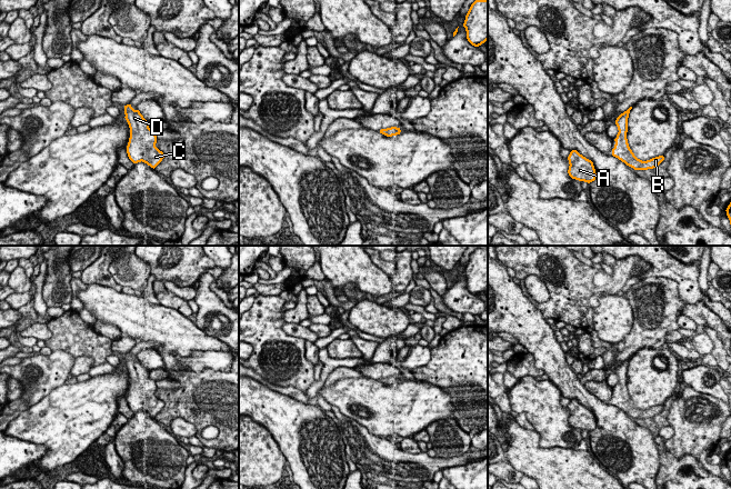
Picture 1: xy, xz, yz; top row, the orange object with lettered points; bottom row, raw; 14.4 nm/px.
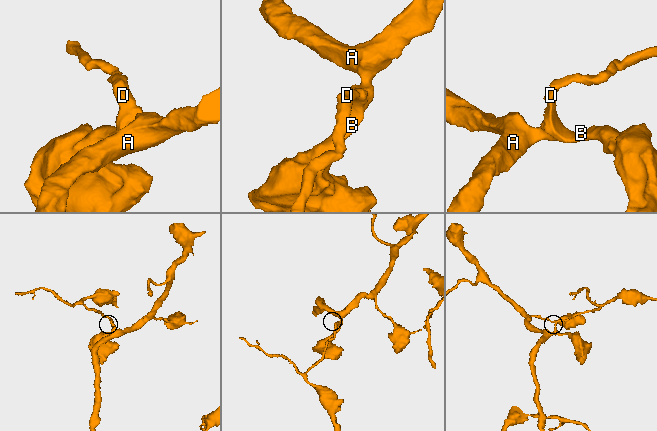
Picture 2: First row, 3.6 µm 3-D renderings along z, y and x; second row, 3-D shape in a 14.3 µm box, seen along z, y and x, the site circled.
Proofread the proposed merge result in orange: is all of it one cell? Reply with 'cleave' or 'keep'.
keep

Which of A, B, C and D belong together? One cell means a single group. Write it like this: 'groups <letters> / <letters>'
groups A B C D

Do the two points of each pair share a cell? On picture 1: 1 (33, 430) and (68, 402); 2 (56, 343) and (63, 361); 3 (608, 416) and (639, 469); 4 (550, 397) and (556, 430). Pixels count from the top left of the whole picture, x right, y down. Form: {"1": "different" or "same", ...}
{"1": "same", "2": "different", "3": "same", "4": "same"}

